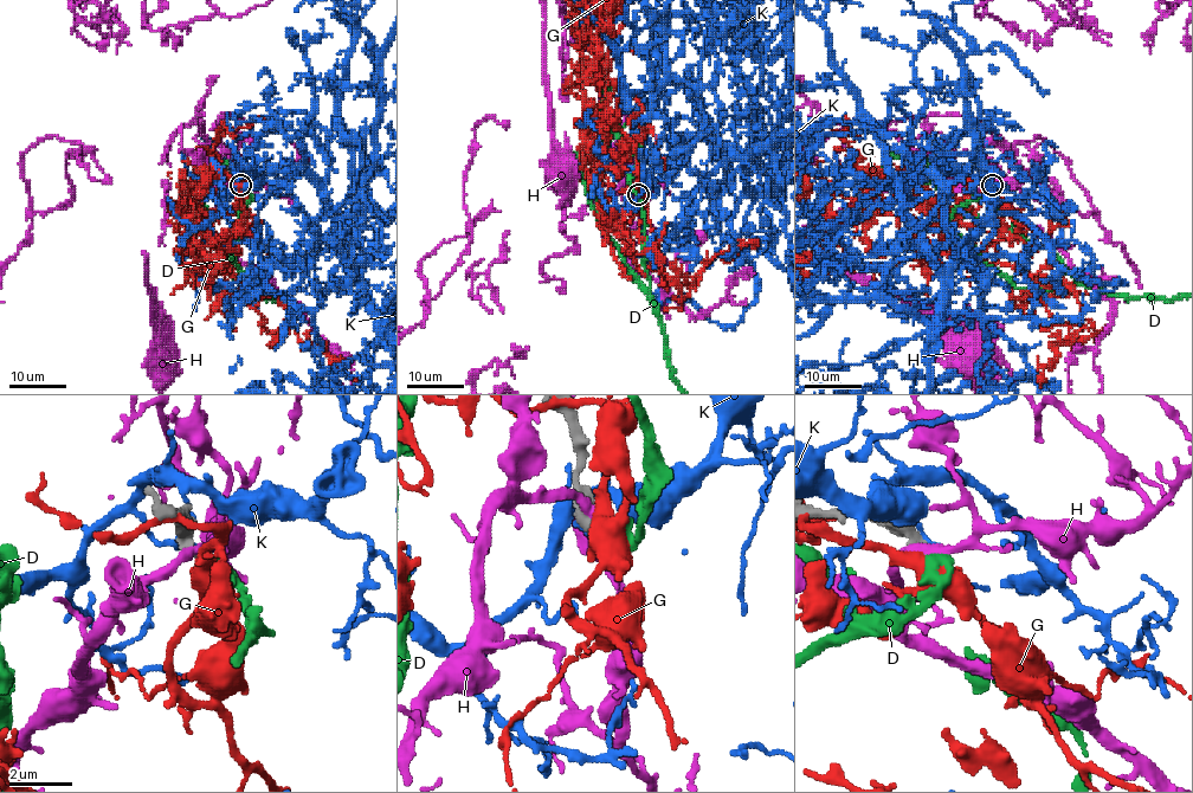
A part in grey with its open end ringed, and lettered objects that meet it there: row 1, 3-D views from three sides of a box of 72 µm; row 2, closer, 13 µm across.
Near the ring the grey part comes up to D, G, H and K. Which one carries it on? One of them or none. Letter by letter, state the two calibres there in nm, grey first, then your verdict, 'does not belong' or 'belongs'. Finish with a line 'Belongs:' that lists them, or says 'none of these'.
D: 360/340 nm | belongs
G: 440/550 nm | does not belong
H: 480/320 nm | does not belong
K: 550/180 nm | does not belong
Belongs: D

